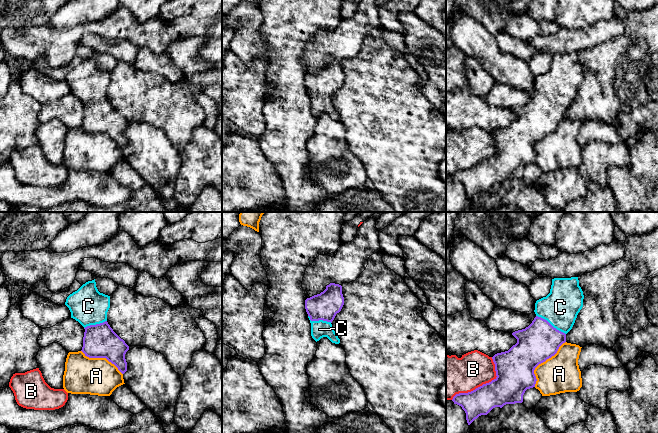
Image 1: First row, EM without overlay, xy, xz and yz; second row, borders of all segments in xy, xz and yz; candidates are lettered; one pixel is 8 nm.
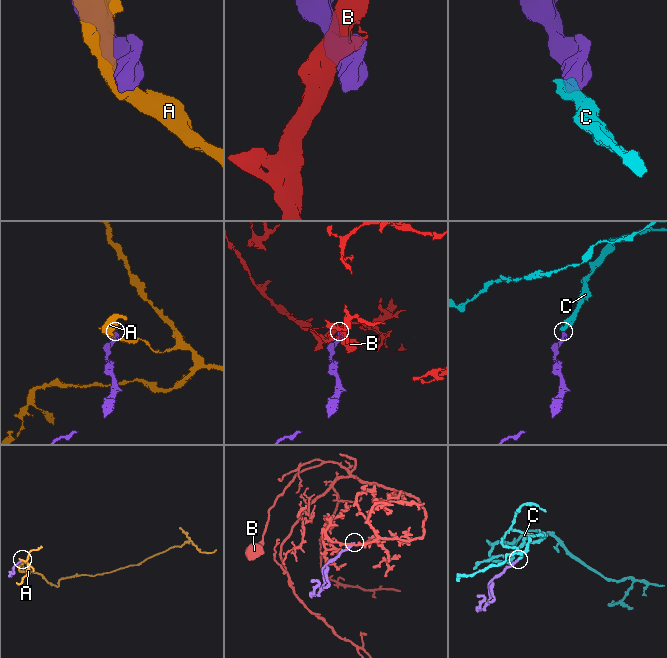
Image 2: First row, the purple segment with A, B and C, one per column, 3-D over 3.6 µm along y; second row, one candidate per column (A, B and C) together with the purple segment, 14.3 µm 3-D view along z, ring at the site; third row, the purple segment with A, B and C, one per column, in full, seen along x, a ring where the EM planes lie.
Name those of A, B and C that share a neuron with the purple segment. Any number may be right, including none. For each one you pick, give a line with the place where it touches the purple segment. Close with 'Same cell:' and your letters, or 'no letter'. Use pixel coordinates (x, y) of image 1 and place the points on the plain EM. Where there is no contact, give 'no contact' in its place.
C: meets purple in yz at (550, 100)
Same cell: C

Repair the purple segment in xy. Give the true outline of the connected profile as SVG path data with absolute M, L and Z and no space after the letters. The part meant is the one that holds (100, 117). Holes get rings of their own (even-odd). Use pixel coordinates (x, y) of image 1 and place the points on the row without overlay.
M94 55L70 70L65 81L71 88L71 94L85 105L81 126L85 132L106 134L124 150L127 147L125 130L129 122L107 98L110 72L98 67Z

